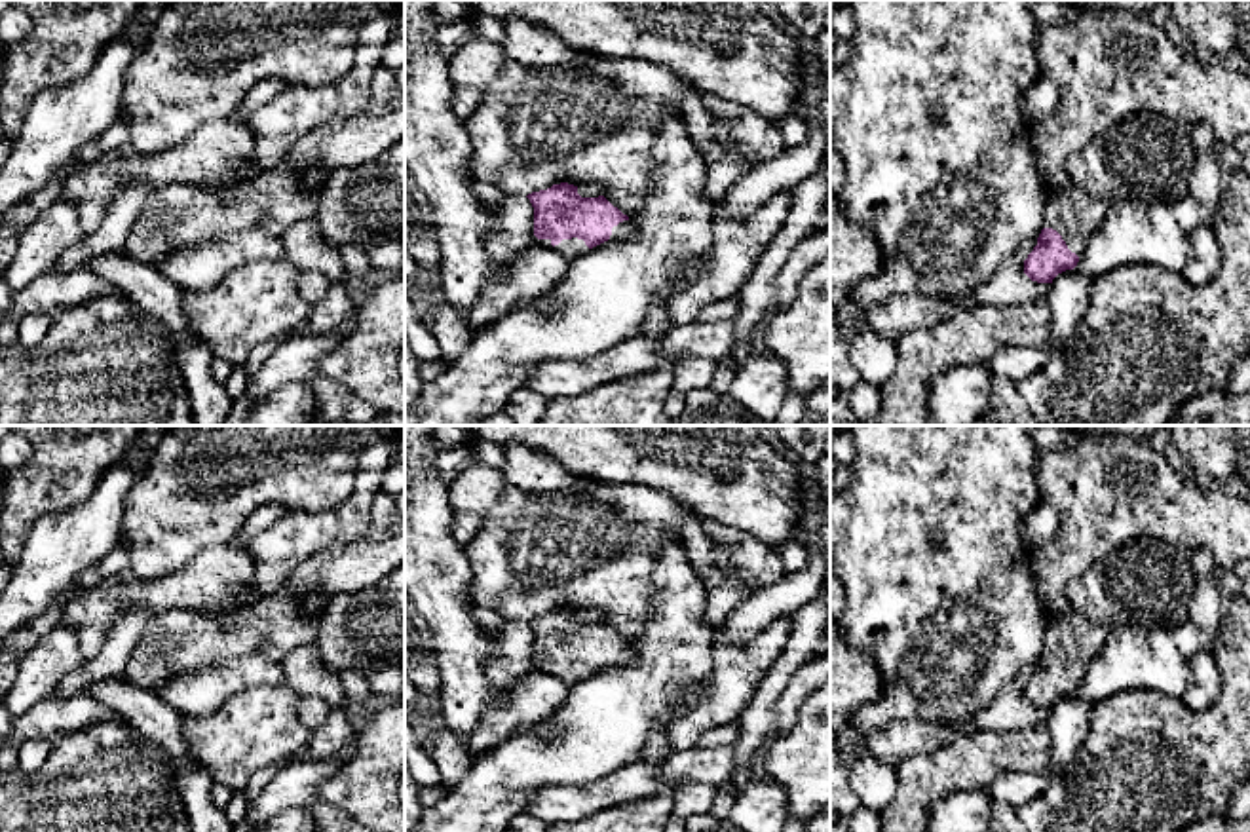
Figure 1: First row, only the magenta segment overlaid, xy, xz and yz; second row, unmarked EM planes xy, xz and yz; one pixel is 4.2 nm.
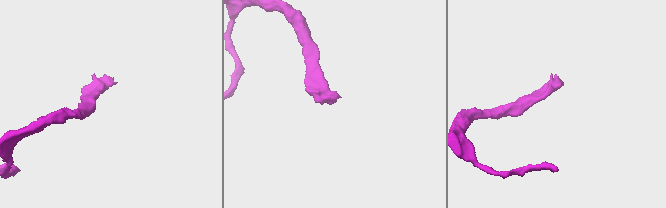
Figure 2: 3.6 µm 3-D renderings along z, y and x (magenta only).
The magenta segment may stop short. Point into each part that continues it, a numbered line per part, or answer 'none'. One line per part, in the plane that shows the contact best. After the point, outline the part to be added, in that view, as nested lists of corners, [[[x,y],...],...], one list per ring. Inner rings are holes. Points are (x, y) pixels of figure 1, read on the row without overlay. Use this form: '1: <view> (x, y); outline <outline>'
1: xz (572, 673); outline [[[572,663],[572,665],[562,665],[559,671],[555,671],[559,678],[564,680],[566,686],[574,686],[579,680],[589,678],[591,674],[585,671],[583,665]]]

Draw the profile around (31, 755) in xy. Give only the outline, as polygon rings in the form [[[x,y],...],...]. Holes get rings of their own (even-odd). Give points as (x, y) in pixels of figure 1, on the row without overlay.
[[[30,739],[17,747],[17,767],[25,773],[36,771],[49,756],[53,745],[44,739]]]

